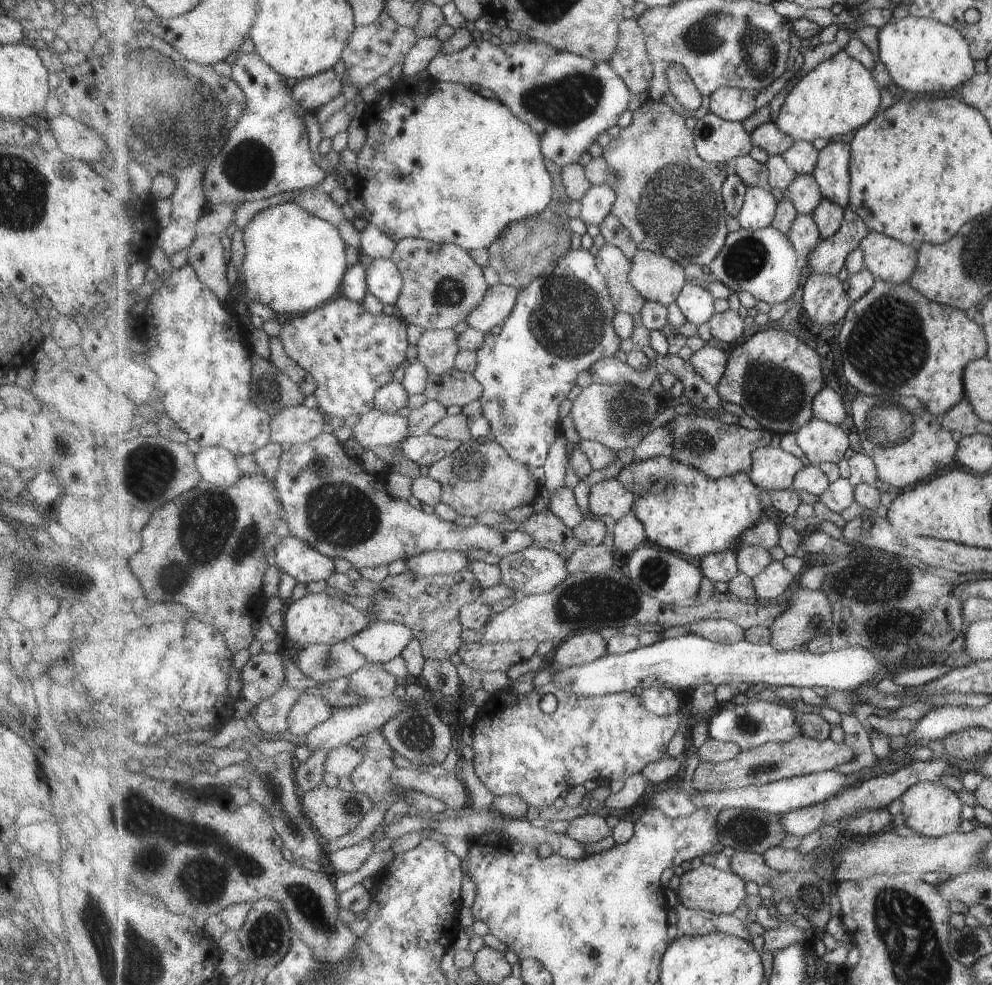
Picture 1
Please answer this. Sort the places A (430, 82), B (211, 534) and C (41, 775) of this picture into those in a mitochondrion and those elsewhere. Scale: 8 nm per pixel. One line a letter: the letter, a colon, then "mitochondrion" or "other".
A: other
B: mitochondrion
C: other

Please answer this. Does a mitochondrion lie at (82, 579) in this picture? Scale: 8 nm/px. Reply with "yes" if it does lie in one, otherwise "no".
yes

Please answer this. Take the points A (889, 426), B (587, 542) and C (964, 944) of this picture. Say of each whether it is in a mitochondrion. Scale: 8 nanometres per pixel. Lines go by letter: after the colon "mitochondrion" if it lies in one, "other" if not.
A: mitochondrion
B: other
C: mitochondrion

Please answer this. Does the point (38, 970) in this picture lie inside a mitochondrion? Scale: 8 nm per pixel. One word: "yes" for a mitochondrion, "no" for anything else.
yes

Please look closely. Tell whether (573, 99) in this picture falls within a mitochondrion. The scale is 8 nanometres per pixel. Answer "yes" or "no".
yes

